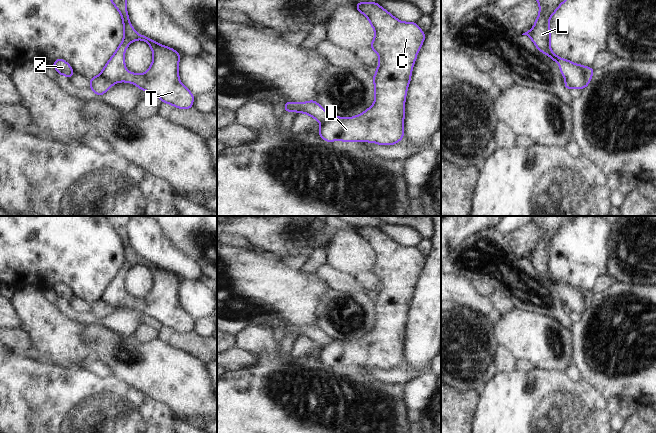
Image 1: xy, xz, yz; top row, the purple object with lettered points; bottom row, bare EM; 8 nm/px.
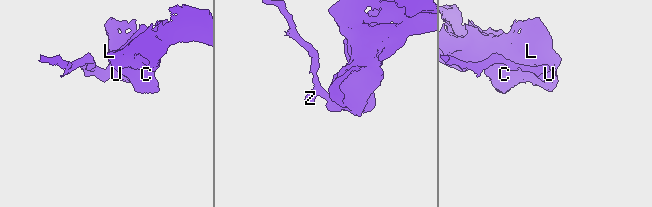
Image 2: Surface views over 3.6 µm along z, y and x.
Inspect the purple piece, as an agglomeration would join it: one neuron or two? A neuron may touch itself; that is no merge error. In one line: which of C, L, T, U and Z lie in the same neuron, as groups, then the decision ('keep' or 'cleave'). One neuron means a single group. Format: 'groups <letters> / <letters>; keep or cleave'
groups C L T U / Z; cleave

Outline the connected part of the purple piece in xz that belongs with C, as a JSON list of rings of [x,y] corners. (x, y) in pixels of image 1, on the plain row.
[[[375,226],[356,227],[356,234],[367,241],[374,253],[375,260],[370,269],[379,280],[379,290],[373,300],[375,324],[363,337],[350,341],[334,340],[322,347],[319,360],[327,365],[372,366],[379,369],[394,369],[404,360],[404,329],[407,313],[411,304],[412,293],[425,257],[415,246],[401,246]]]

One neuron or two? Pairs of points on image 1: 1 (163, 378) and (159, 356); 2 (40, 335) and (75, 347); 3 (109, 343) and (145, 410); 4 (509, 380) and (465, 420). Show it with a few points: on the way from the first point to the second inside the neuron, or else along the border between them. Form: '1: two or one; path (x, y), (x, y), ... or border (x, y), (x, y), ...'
1: one; path (162, 373), (159, 370), (159, 361)
2: one; path (49, 335), (54, 335), (66, 347)
3: two; border (112, 376), (153, 399)
4: two; border (480, 395), (473, 422)

